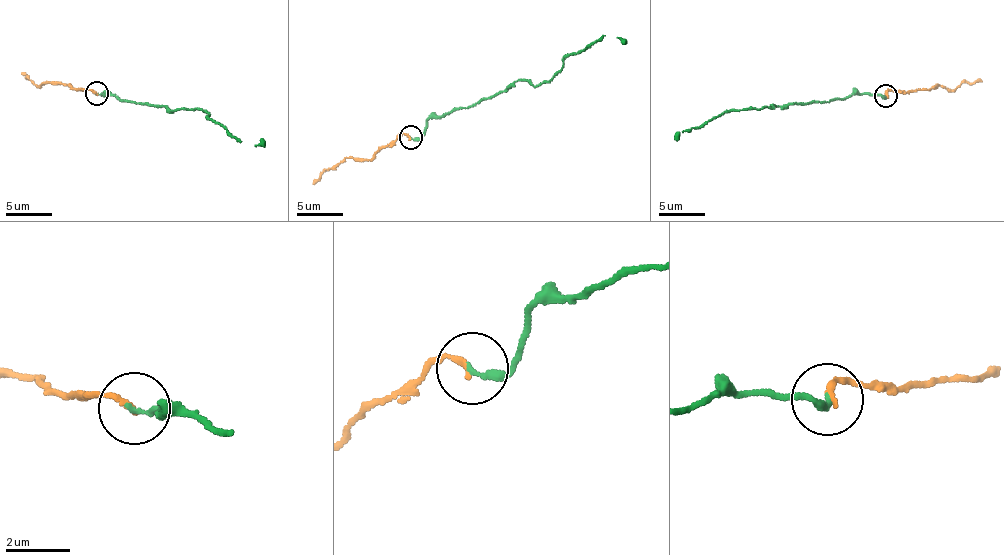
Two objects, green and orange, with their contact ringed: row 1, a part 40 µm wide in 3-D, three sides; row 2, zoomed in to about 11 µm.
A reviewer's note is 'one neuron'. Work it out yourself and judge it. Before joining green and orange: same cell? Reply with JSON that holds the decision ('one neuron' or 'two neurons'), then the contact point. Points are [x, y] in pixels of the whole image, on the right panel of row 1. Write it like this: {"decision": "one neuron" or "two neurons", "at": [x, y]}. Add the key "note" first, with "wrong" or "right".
{"note": "right", "decision": "one neuron", "at": [885, 95]}

